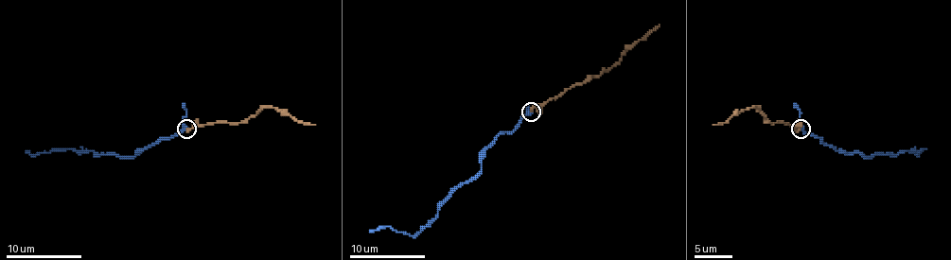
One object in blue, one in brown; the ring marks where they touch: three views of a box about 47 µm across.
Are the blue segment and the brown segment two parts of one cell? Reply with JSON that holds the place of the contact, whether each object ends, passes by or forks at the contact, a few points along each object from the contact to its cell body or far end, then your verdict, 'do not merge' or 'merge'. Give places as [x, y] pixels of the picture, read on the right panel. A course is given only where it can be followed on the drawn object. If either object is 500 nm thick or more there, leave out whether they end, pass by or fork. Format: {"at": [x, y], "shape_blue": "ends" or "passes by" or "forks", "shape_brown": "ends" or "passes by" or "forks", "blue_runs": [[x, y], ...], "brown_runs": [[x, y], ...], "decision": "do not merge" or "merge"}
{"at": [801, 129], "shape_blue": "passes by", "shape_brown": "ends", "blue_runs": [[801, 129], [826, 145], [839, 150], [858, 152], [862, 156], [924, 148], [915, 152], [919, 154], [921, 150]], "brown_runs": [[800, 129], [784, 123], [769, 123], [756, 108], [741, 110], [728, 121], [713, 125]], "decision": "merge"}

